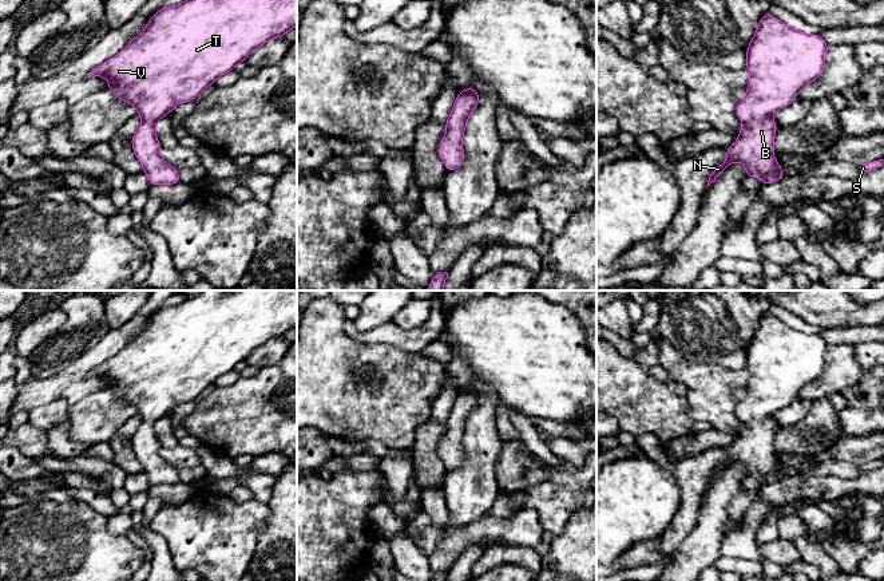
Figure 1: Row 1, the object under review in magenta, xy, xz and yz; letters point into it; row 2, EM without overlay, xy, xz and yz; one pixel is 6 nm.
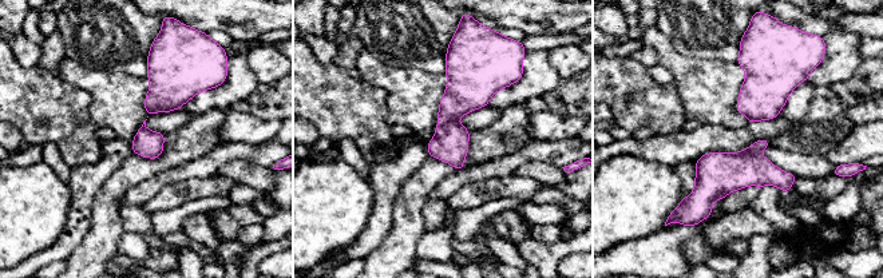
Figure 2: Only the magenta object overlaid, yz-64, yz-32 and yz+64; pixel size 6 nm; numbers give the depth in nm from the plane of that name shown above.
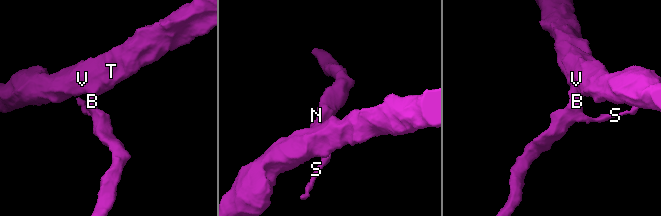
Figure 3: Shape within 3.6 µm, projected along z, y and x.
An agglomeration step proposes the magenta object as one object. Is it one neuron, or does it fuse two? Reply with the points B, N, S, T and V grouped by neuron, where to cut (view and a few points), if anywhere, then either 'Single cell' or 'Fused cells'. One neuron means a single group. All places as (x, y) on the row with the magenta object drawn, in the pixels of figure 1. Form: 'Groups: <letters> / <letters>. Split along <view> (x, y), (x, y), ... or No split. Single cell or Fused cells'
Groups: B N S T V. No split. Single cell

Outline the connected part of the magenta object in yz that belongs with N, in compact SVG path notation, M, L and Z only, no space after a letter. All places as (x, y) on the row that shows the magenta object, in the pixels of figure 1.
M765 13L746 50L746 70L750 72L744 99L736 112L742 123L737 141L726 149L726 159L709 177L707 186L733 162L746 166L746 175L756 177L764 185L784 179L781 165L774 159L776 122L773 115L789 106L802 88L818 79L825 68L828 44L822 36L790 28L773 15Z

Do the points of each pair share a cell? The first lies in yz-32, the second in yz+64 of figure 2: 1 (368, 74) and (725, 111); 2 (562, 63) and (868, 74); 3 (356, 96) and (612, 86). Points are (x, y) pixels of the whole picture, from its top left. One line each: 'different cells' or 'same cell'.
1: same cell
2: different cells
3: same cell

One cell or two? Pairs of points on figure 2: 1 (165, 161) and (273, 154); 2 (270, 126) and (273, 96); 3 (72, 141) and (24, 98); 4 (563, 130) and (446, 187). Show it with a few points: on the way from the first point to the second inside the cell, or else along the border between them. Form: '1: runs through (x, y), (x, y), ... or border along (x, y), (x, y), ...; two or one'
1: border along (221, 143), (205, 154), (169, 167), (165, 171); two
2: border along (250, 111), (260, 118), (278, 120); two
3: runs through (60, 128), (36, 104); one
4: border along (574, 135), (566, 139), (531, 141); two

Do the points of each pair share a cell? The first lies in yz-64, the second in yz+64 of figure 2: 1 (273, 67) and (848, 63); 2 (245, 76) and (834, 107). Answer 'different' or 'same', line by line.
1: different
2: different

